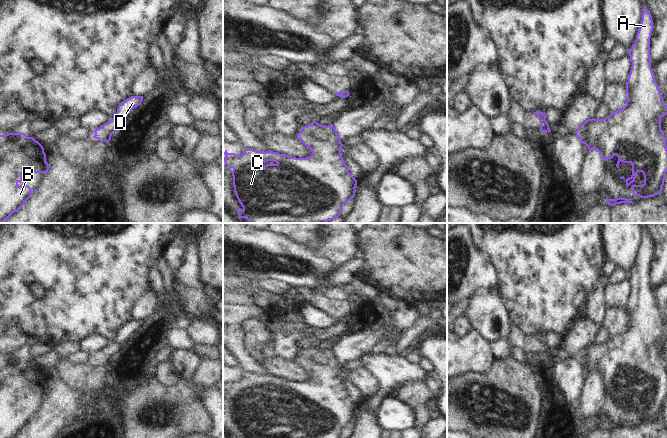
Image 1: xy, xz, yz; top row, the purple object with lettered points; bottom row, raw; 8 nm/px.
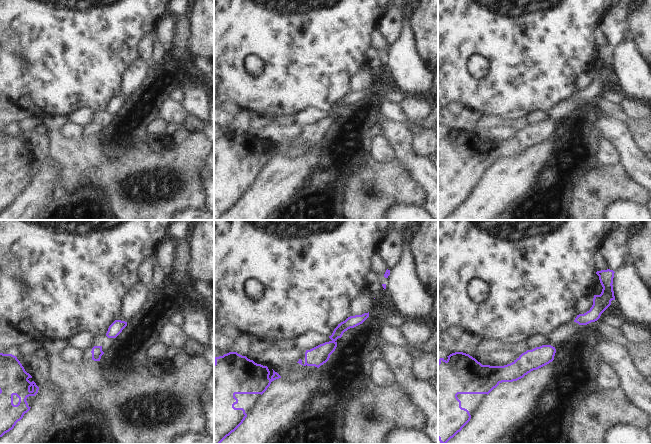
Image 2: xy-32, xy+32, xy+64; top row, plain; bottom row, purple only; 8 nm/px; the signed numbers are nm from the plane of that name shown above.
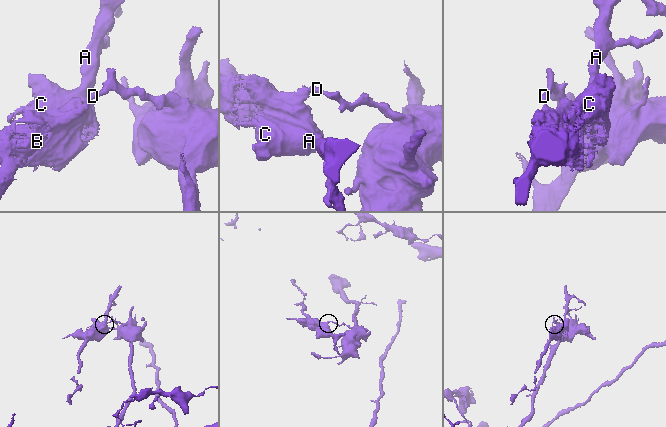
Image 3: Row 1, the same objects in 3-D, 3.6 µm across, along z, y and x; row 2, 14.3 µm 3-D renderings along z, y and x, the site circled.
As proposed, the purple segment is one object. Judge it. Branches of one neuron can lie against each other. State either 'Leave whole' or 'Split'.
Split

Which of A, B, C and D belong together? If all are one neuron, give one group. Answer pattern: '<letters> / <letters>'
A B C / D

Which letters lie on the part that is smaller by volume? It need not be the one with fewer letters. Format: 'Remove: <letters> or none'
Remove: A, B, C

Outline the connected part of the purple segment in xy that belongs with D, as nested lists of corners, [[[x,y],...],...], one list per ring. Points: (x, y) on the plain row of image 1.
[[[131,320],[121,326],[117,332],[117,336],[113,339],[113,342],[124,346],[127,339],[132,333],[136,332],[143,325],[143,320]]]

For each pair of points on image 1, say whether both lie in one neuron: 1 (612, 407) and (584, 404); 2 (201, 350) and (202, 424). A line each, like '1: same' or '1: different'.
1: different
2: different

